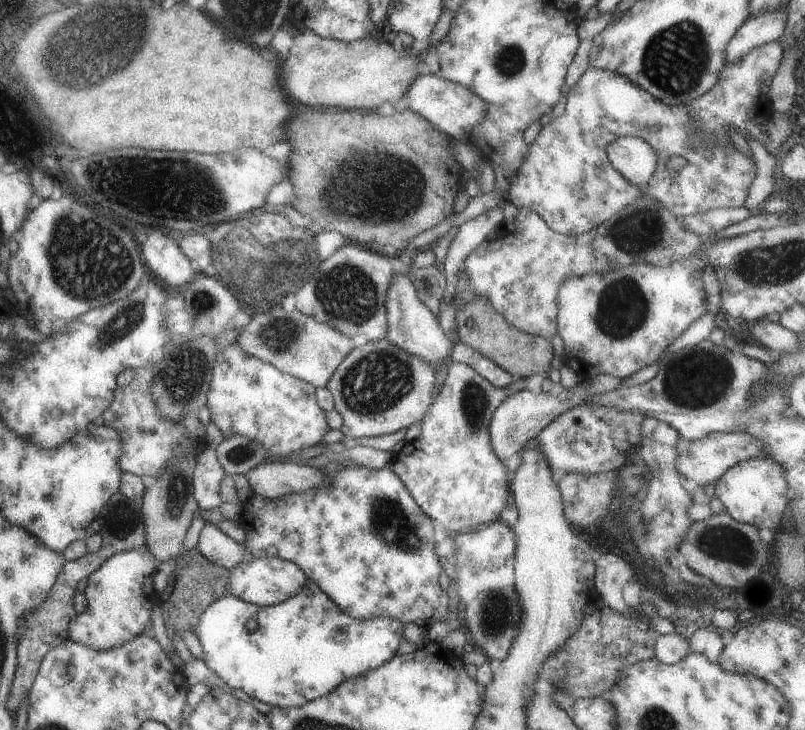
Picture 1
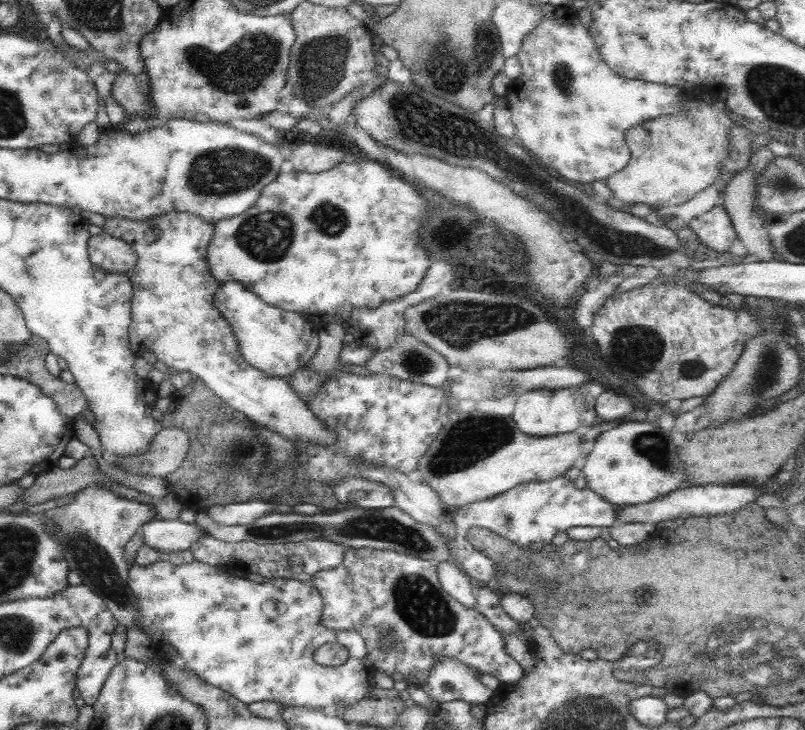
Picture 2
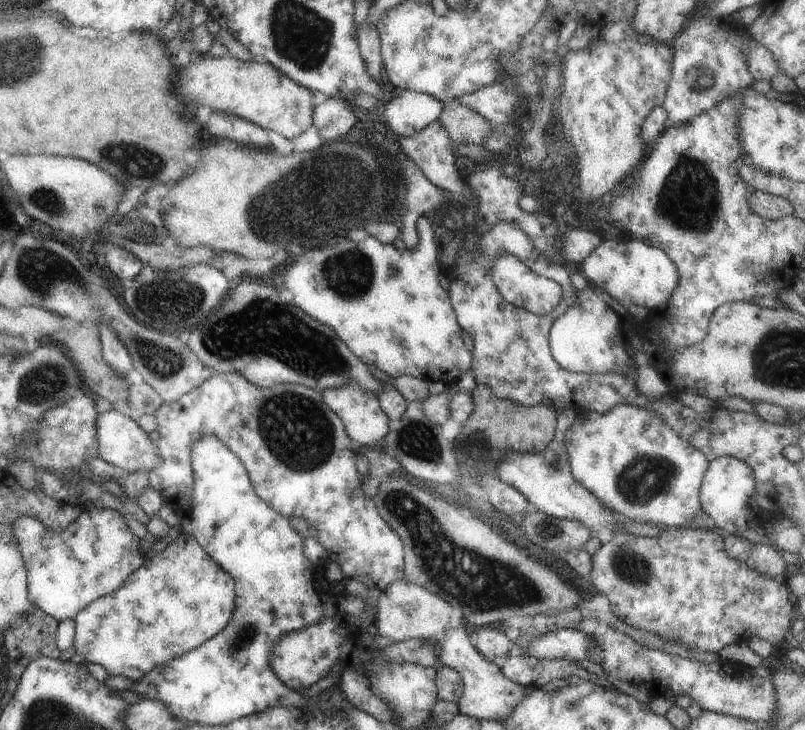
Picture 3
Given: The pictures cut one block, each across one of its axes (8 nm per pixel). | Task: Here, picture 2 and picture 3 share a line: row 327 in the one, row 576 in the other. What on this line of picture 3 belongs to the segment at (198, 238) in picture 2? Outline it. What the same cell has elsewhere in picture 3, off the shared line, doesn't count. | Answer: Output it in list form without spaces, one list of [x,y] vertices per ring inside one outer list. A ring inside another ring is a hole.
[[[181,532],[173,542],[169,542],[161,554],[155,554],[155,556],[144,560],[144,564],[141,564],[137,571],[134,571],[128,580],[125,580],[124,584],[121,584],[120,588],[117,588],[109,595],[101,596],[96,600],[93,600],[90,604],[87,604],[72,620],[74,625],[74,636],[72,639],[71,651],[75,651],[79,656],[83,657],[84,663],[98,664],[105,670],[109,676],[123,676],[133,682],[137,681],[141,676],[144,676],[149,670],[154,667],[165,664],[173,658],[182,656],[185,652],[193,650],[202,643],[205,643],[209,638],[212,638],[215,634],[218,634],[228,624],[231,619],[234,600],[234,583],[233,580],[221,569],[214,564],[209,556],[197,545],[197,542],[189,535]]]

